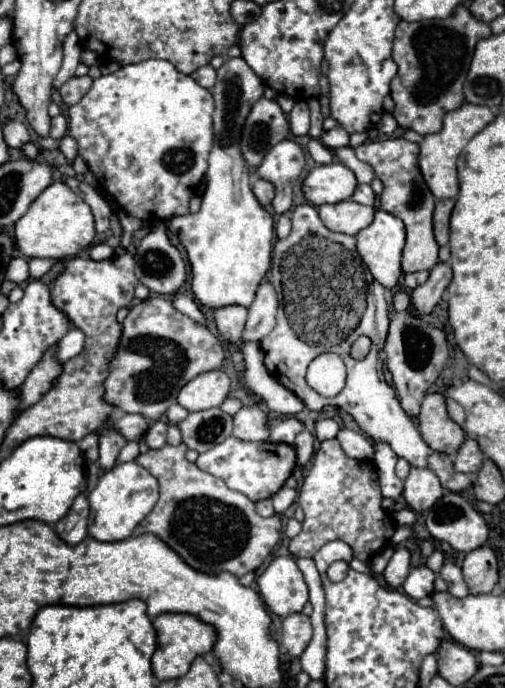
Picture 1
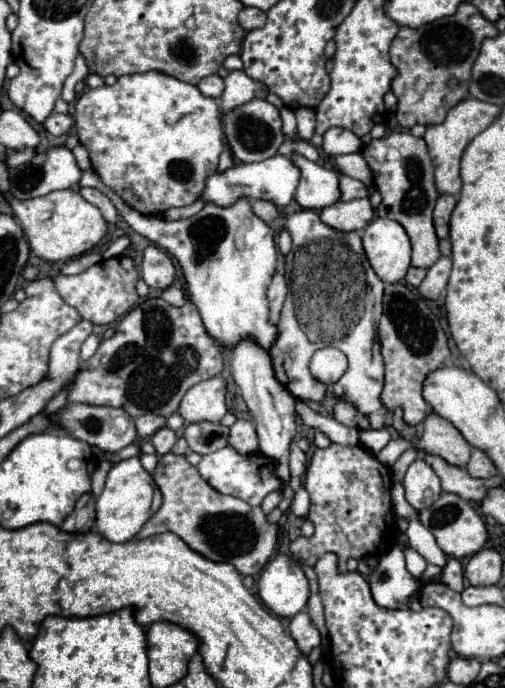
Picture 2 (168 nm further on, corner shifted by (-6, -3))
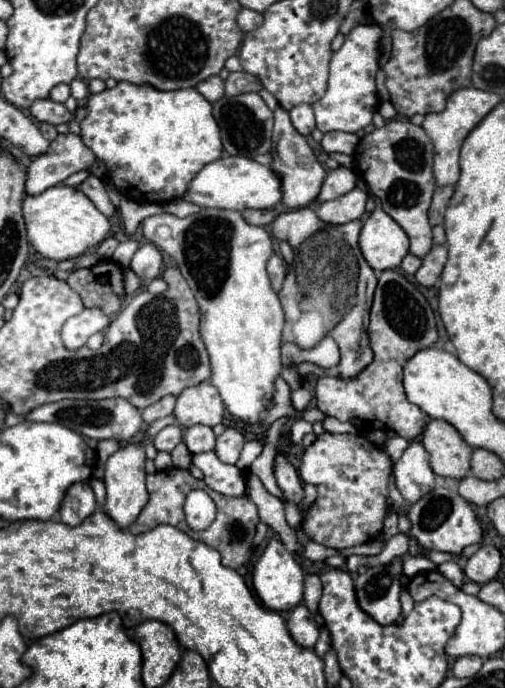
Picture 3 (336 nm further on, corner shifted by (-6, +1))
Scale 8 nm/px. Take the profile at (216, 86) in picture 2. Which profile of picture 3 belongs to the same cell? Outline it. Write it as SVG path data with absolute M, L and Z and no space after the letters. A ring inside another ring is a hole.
M214 75L214 77L208 77L206 81L200 81L196 85L196 89L204 99L214 103L216 99L220 99L224 95L224 81L218 75Z

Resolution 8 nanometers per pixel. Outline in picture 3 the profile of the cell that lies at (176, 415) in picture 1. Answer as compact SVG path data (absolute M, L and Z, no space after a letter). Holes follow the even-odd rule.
M168 415L164 419L158 419L154 423L150 423L142 435L142 439L138 443L126 443L122 445L116 453L112 453L106 461L106 471L104 471L104 483L106 483L106 505L102 507L102 511L106 515L110 515L122 529L126 529L136 517L138 513L144 509L144 505L148 503L148 491L146 491L146 471L144 471L144 463L146 463L146 455L144 449L148 443L152 443L152 439L156 437L156 433L168 425L176 423L174 415Z

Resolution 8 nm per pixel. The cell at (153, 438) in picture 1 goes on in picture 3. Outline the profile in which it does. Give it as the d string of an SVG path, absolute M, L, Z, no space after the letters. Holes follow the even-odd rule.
M170 425L170 427L164 427L164 429L154 437L154 447L156 447L158 451L170 453L180 441L182 441L182 429L180 429L178 425Z

